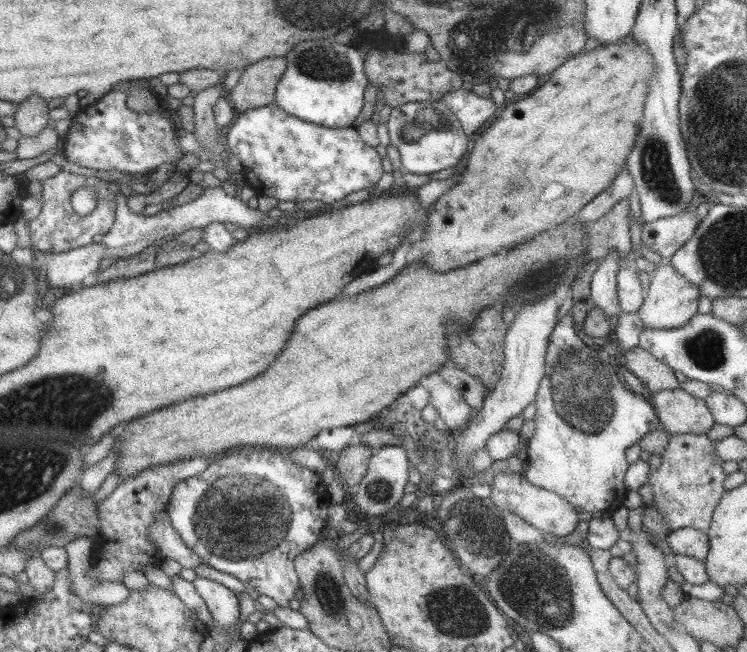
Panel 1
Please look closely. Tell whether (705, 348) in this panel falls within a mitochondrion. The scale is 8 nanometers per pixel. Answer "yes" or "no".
yes

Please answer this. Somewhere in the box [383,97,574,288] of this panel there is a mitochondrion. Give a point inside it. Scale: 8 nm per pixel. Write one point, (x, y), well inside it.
(427, 121)

